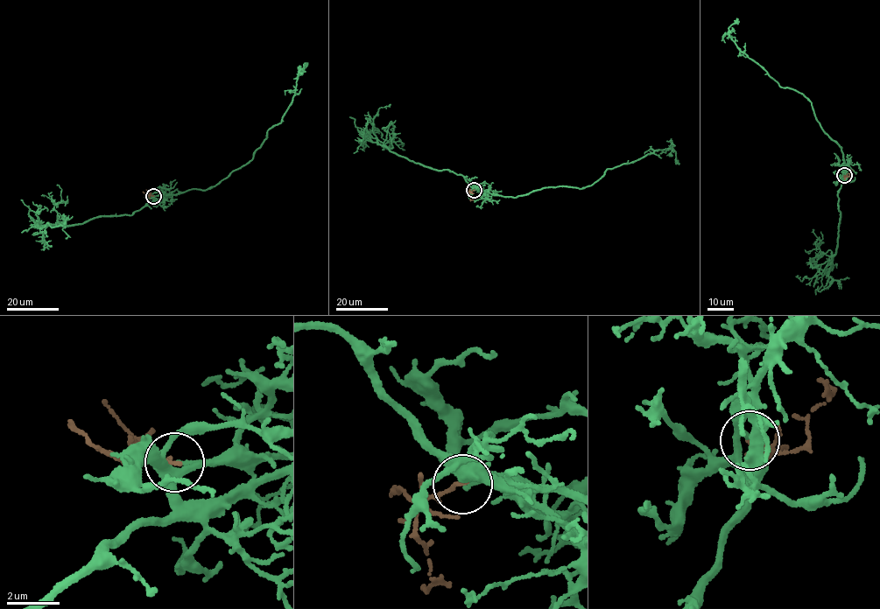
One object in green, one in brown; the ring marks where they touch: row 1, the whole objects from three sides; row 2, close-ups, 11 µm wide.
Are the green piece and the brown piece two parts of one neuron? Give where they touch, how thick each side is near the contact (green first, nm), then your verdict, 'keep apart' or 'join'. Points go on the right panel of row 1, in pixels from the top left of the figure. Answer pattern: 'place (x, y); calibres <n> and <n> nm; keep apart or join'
place (844, 175); calibres 150 and 140 nm; join

